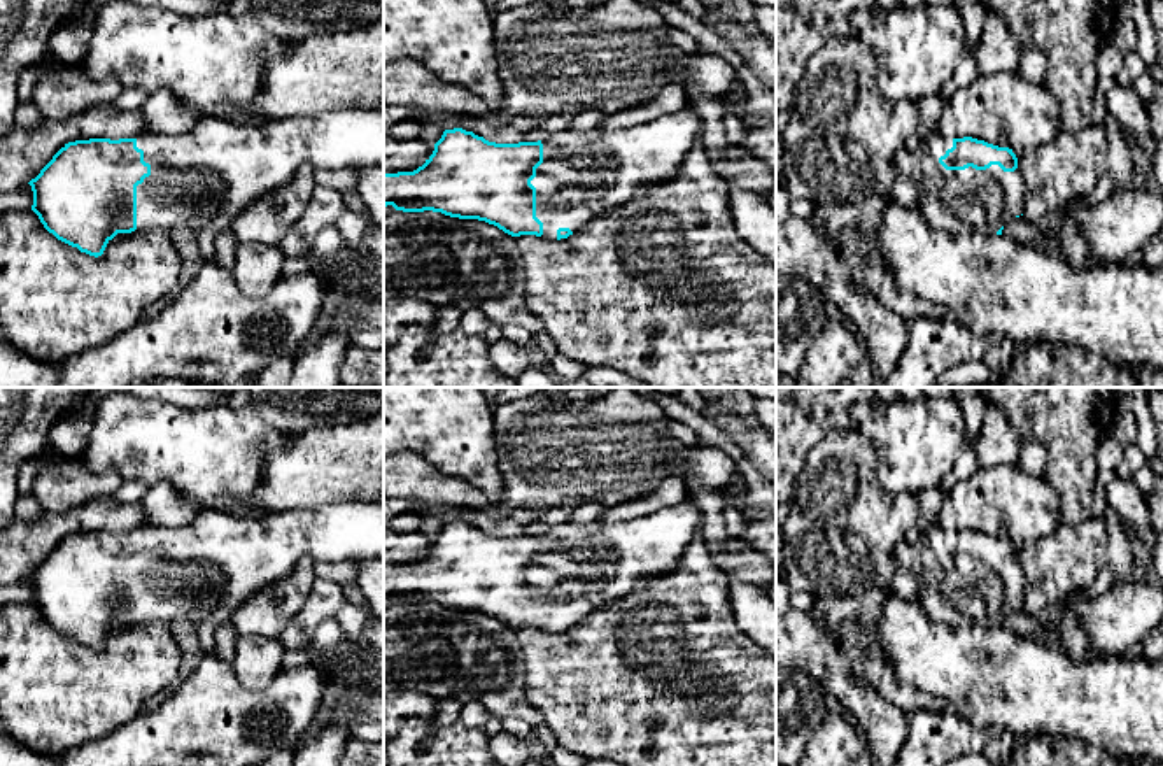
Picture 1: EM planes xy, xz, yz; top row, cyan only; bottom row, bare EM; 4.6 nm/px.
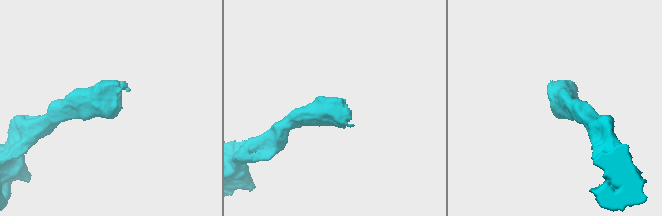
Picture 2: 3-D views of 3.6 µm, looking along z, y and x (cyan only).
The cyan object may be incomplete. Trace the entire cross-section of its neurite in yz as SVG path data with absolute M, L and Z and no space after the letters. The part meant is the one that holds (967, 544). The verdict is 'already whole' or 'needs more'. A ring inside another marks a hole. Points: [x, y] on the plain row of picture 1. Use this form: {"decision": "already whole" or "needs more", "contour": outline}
{"decision": "needs more", "contour": "M932 526L920 543L916 575L927 617L956 631L1002 628L1007 614L1023 608L1025 575L1009 540Z"}

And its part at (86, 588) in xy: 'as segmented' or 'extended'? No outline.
extended

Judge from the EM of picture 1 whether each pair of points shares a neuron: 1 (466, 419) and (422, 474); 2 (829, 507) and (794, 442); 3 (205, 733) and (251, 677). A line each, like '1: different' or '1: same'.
1: different
2: different
3: different

